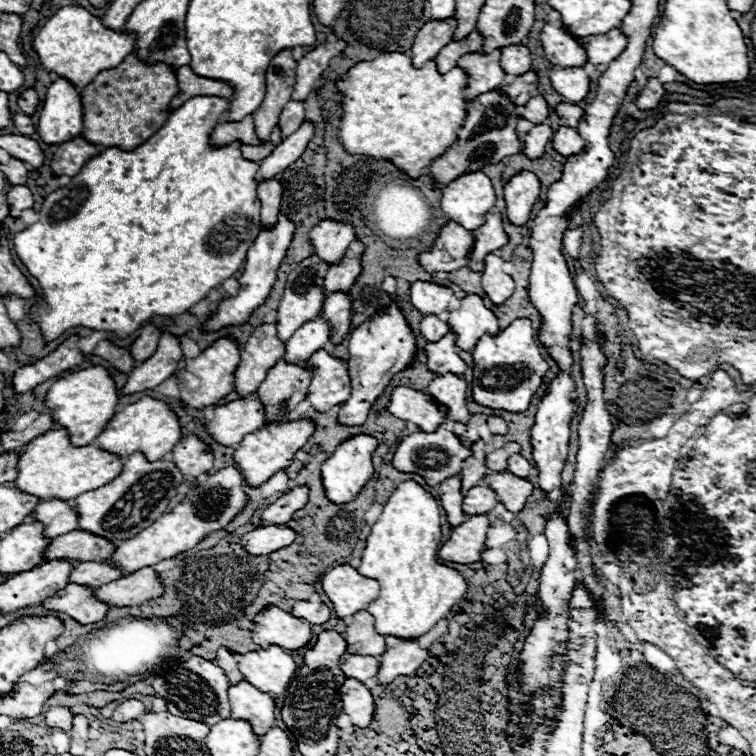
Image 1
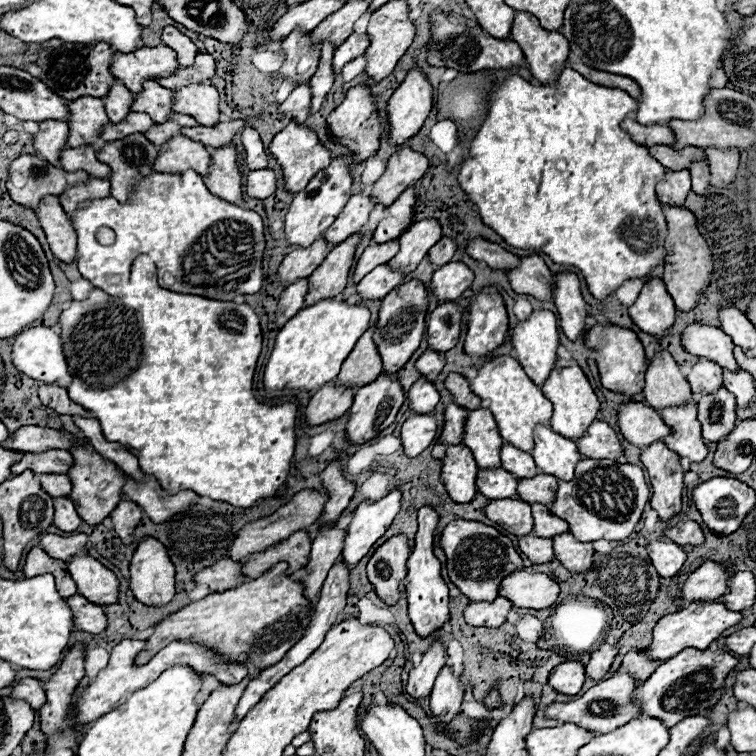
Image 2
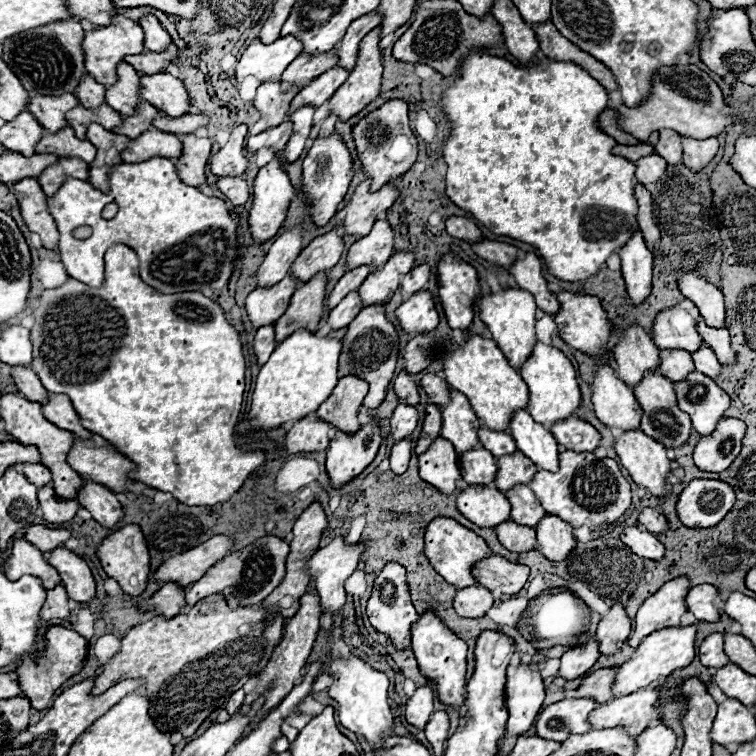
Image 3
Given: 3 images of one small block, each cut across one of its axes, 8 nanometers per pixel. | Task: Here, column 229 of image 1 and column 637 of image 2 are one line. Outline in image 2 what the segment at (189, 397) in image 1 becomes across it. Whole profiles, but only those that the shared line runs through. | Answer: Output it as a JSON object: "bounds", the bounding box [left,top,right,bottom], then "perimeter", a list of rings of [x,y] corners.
{"bounds":[584,326,648,396],"perimeter":[[[592,326],[588,334],[584,336],[584,342],[588,348],[602,354],[598,358],[598,370],[600,370],[600,380],[604,388],[618,394],[626,394],[626,396],[634,396],[642,392],[648,360],[646,360],[642,342],[632,330],[620,328],[620,326]]]}

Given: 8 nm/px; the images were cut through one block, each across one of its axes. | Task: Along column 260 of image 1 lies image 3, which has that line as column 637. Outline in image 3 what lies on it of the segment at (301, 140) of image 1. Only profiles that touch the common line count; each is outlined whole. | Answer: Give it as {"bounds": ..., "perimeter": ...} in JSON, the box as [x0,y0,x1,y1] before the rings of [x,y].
{"bounds":[636,154,666,184],"perimeter":[[[648,154],[636,160],[636,180],[642,184],[658,182],[666,172],[666,160],[658,154]]]}

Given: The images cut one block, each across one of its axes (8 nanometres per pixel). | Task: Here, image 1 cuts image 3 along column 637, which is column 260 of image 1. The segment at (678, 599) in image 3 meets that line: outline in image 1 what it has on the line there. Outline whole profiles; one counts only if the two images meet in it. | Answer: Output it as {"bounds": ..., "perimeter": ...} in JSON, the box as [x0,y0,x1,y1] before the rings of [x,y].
{"bounds":[254,608,314,652],"perimeter":[[[268,608],[264,614],[256,616],[254,624],[256,624],[254,642],[262,648],[268,648],[270,644],[278,644],[280,648],[292,652],[310,646],[314,642],[312,624],[294,618],[292,614],[280,608]]]}

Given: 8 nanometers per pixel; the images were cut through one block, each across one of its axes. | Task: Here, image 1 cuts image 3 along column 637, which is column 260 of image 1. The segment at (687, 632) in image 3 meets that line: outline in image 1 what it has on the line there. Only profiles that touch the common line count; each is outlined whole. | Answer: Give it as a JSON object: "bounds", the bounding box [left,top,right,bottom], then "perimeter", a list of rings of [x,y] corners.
{"bounds":[238,646,298,696],"perimeter":[[[270,646],[268,650],[258,648],[254,652],[238,656],[238,664],[248,684],[254,684],[254,688],[278,696],[286,692],[298,668],[294,658],[278,646]]]}

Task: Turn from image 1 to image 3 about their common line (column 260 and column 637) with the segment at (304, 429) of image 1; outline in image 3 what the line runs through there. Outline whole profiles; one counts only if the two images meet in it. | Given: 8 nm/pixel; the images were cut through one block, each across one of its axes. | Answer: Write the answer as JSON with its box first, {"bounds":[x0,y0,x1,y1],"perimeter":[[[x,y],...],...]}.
{"bounds":[614,428,670,496],"perimeter":[[[638,428],[626,430],[614,438],[614,452],[636,484],[654,496],[664,494],[670,460],[666,458],[666,448],[660,442],[652,440]]]}

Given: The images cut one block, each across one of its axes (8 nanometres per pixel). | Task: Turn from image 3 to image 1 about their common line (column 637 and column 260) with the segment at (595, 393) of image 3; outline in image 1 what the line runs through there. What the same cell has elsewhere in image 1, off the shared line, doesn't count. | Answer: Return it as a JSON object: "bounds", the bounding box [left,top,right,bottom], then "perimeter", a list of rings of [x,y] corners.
{"bounds":[206,394,264,446],"perimeter":[[[250,394],[246,398],[218,406],[214,410],[214,420],[206,424],[206,430],[216,442],[224,446],[236,446],[246,434],[256,432],[264,424],[264,404],[260,404],[260,400]]]}

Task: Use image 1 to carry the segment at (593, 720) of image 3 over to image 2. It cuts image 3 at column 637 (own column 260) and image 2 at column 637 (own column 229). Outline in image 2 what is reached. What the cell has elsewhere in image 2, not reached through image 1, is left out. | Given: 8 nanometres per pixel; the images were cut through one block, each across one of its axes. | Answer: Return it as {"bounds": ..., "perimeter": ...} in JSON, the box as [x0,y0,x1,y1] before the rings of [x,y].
{"bounds":[636,648,738,726],"perimeter":[[[684,648],[678,656],[672,660],[662,662],[656,672],[636,688],[636,700],[640,700],[642,714],[644,716],[660,716],[664,724],[676,726],[680,720],[704,714],[708,708],[712,708],[724,690],[726,676],[738,666],[738,658],[734,658],[728,652],[712,652],[712,650],[696,650],[696,648]]]}

